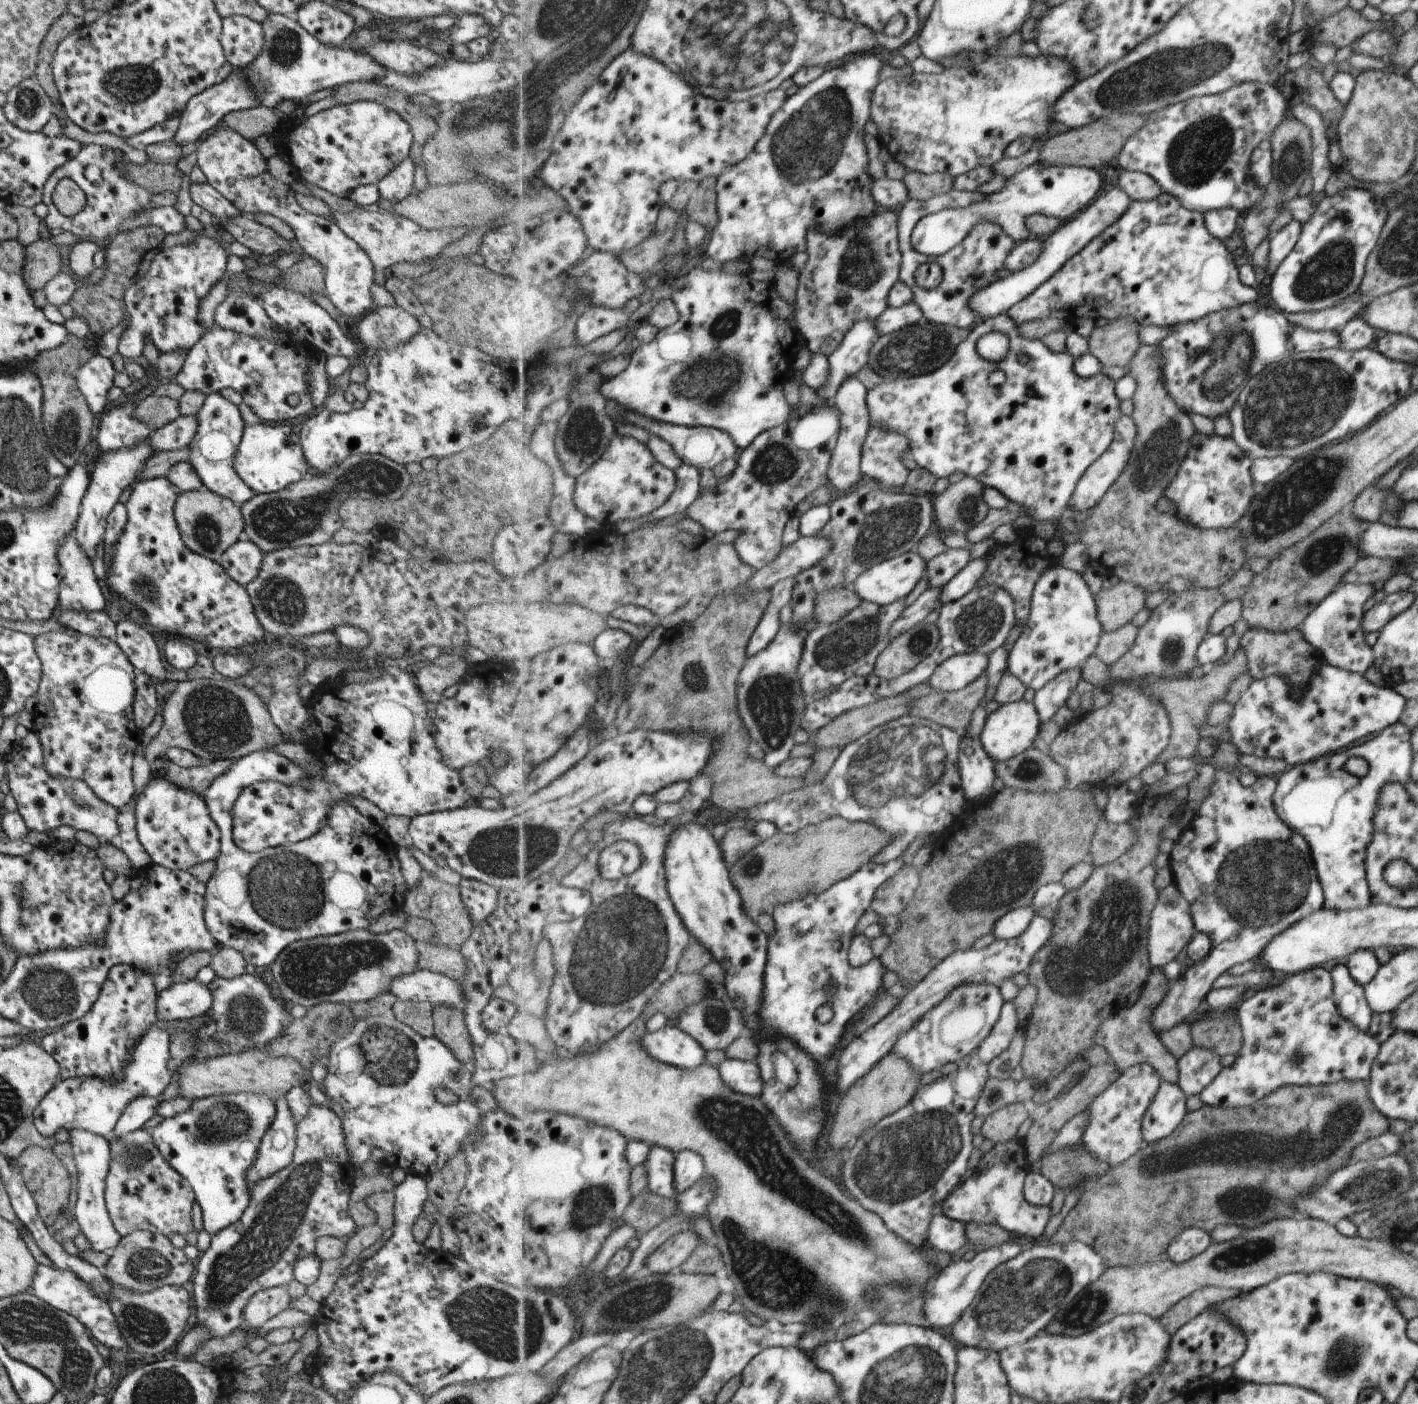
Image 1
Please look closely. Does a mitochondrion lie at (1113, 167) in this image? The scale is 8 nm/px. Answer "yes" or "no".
no

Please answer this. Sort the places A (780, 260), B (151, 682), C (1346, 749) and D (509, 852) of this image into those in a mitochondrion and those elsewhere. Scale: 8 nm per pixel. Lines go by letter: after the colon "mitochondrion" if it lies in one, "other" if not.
A: other
B: other
C: other
D: mitochondrion

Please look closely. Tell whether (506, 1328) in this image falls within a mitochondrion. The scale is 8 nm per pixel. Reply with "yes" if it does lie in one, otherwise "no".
yes

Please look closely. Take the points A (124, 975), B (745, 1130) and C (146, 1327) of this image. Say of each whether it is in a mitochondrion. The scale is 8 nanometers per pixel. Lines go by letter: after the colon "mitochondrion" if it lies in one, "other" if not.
A: other
B: mitochondrion
C: mitochondrion

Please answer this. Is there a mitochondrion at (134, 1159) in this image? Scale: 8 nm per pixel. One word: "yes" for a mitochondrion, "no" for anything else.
yes

